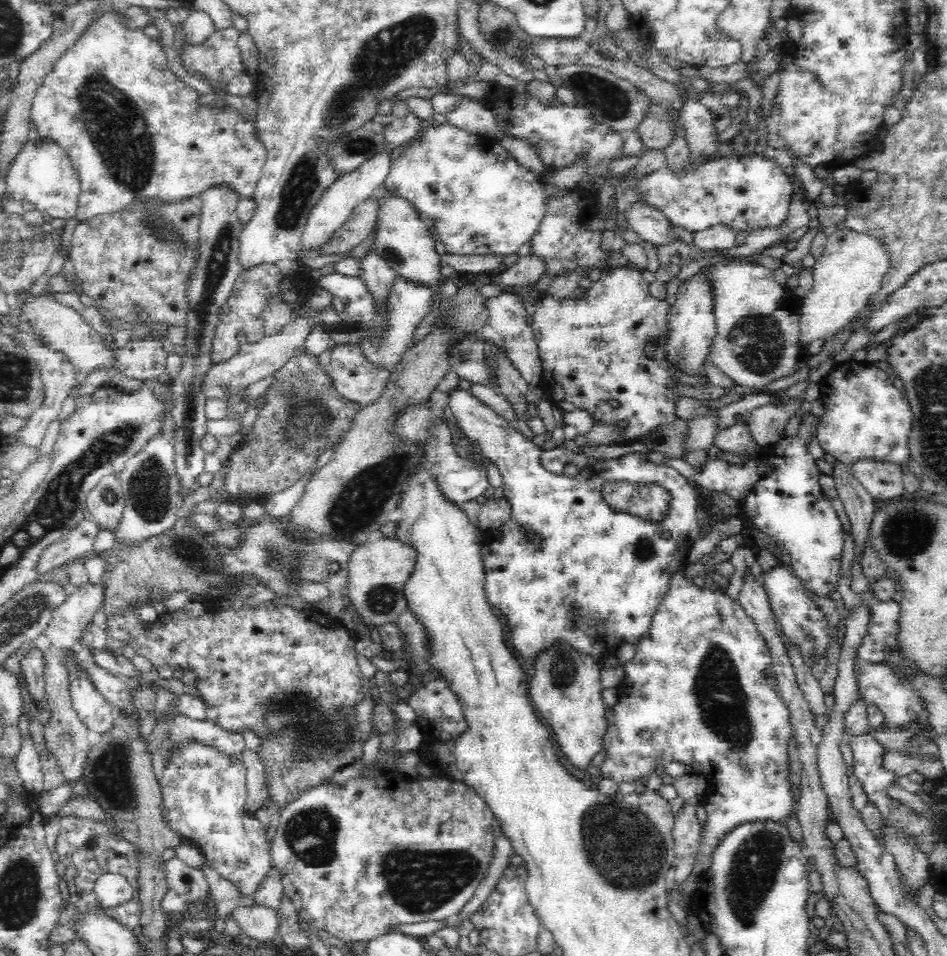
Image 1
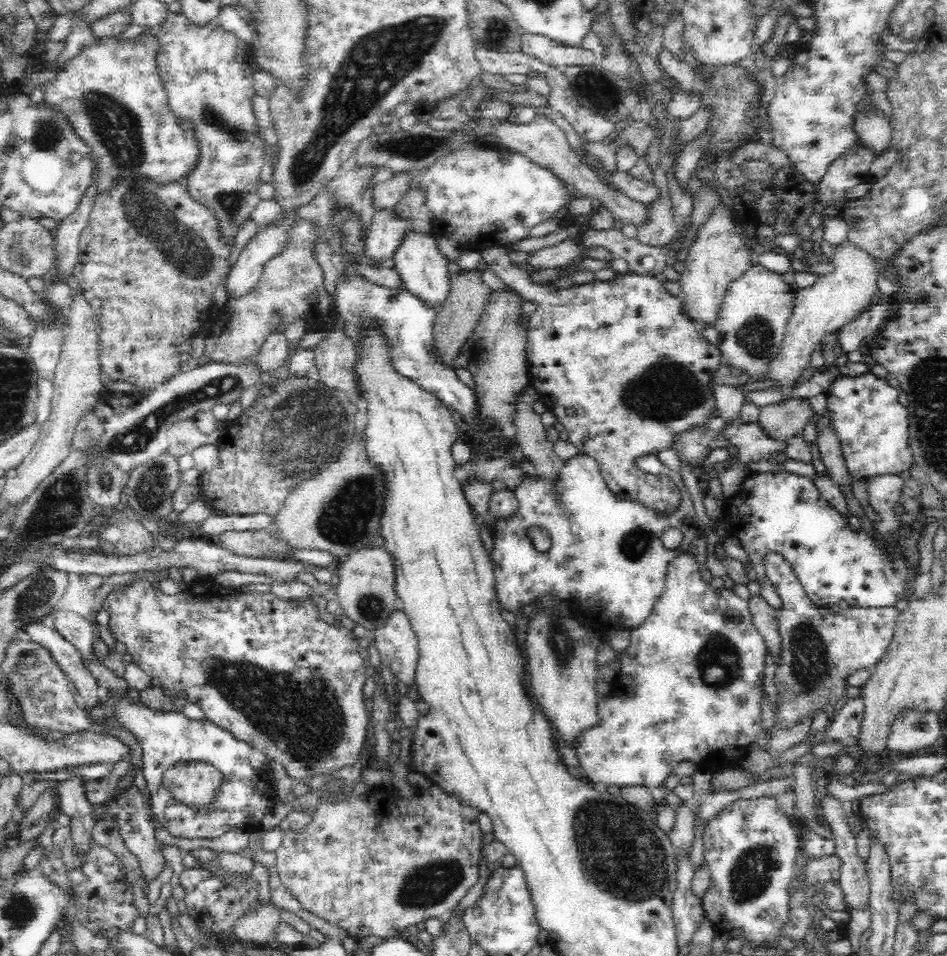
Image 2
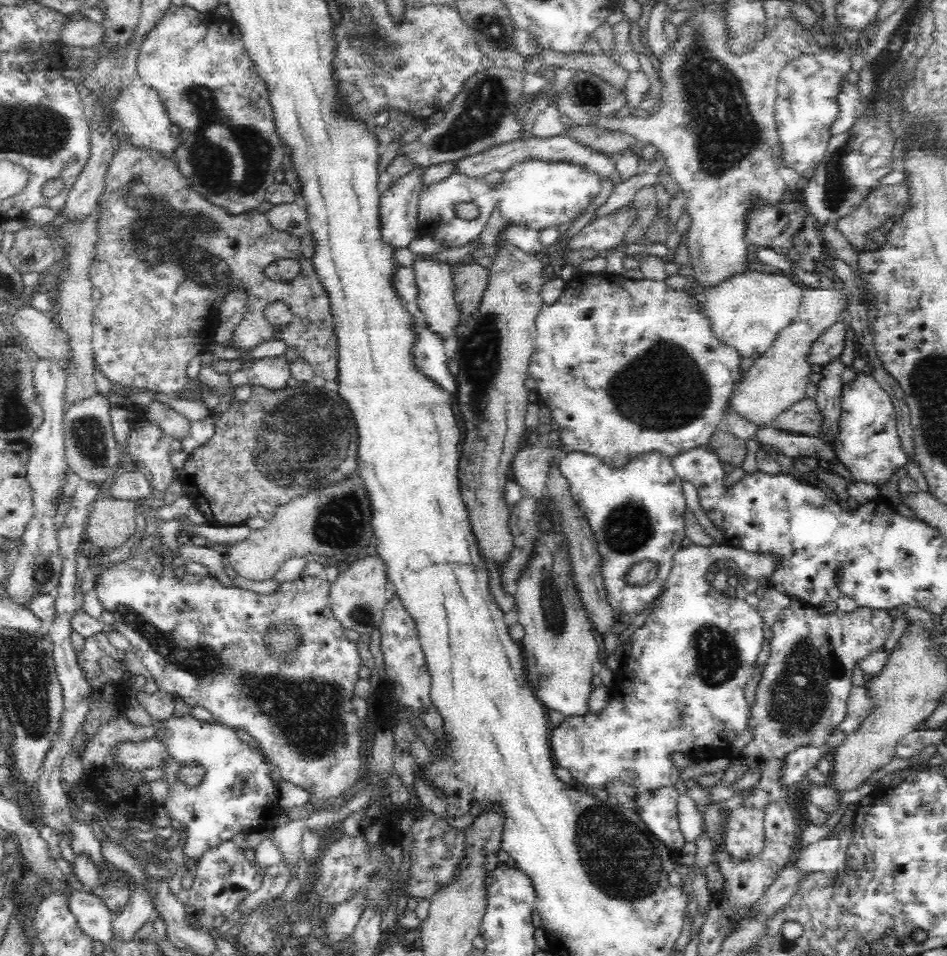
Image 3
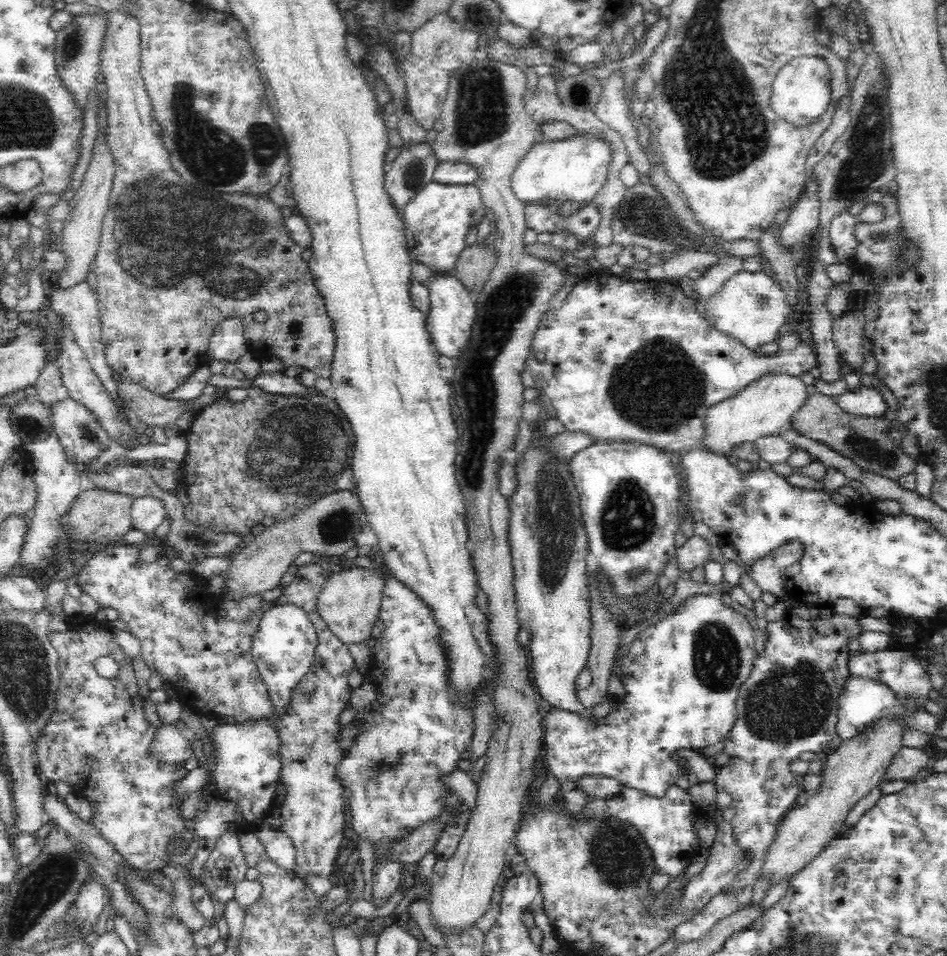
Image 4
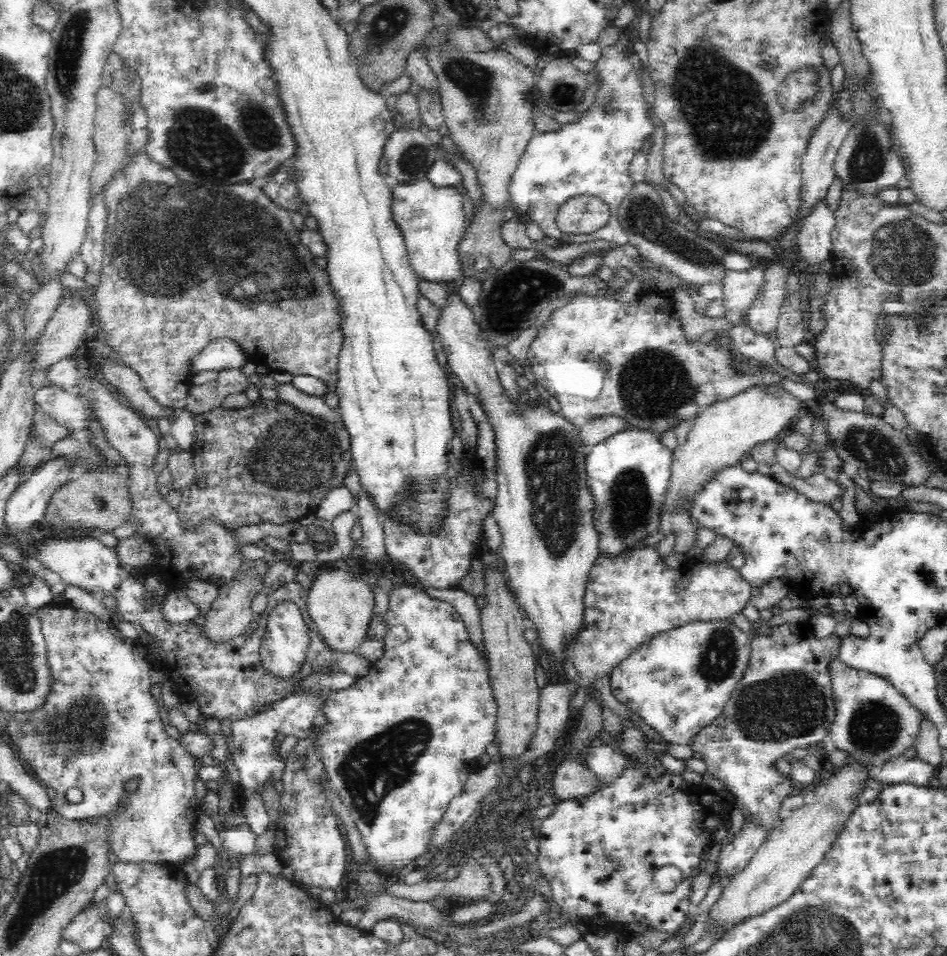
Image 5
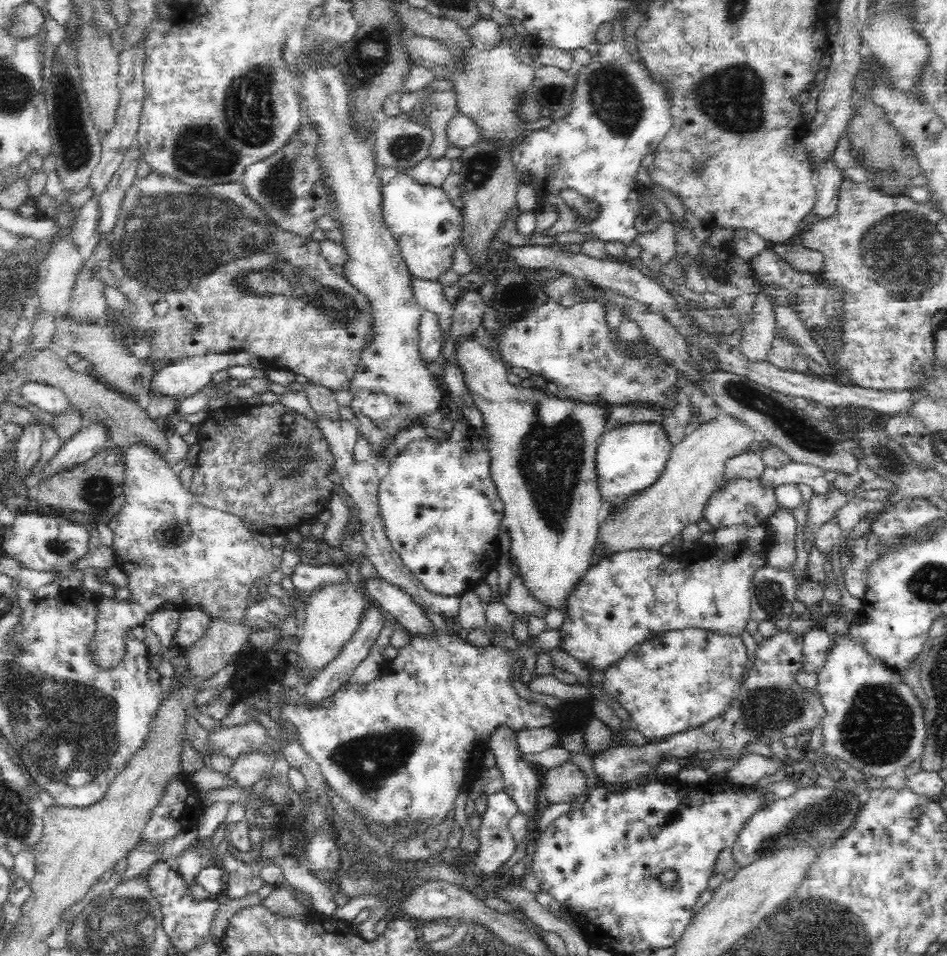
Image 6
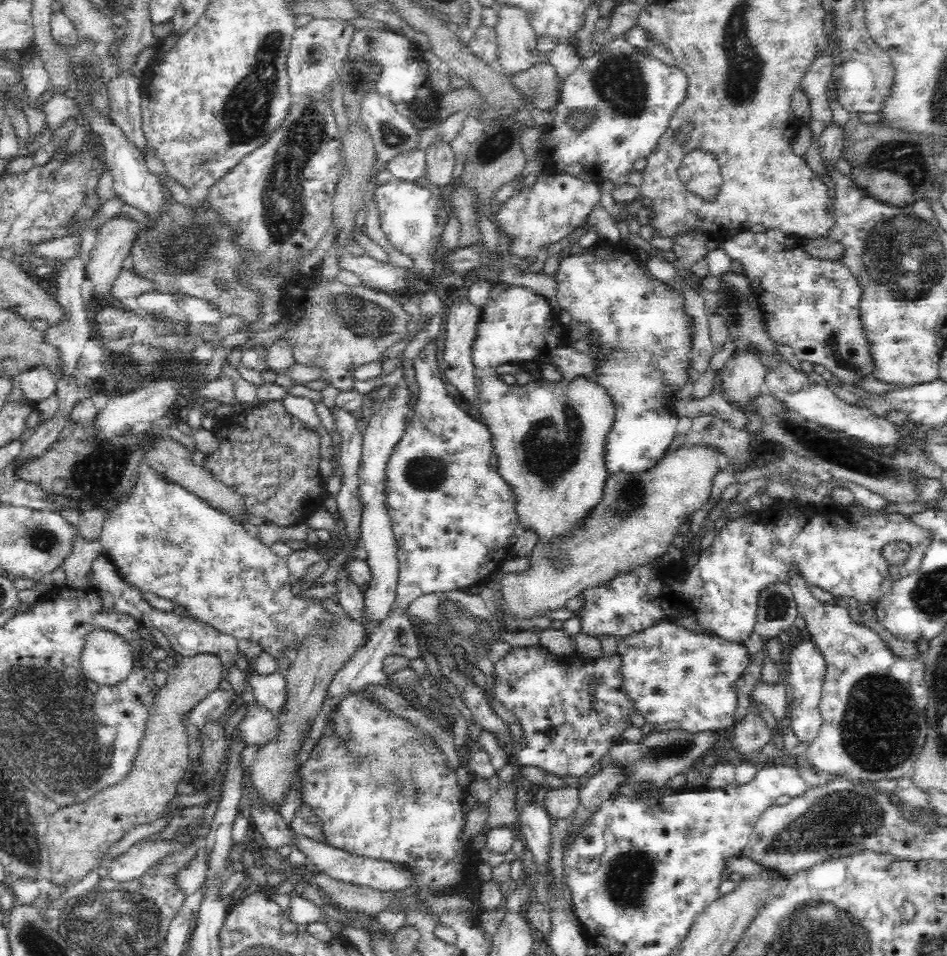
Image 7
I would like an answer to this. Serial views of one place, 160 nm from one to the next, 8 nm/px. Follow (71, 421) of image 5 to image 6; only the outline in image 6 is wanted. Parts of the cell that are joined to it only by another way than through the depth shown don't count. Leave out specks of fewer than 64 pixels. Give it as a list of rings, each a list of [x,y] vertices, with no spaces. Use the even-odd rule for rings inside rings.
[[[28,380],[22,384],[18,393],[21,399],[24,398],[26,402],[30,402],[30,404],[38,406],[40,410],[55,416],[68,411],[68,406],[71,405],[59,388],[38,381]]]

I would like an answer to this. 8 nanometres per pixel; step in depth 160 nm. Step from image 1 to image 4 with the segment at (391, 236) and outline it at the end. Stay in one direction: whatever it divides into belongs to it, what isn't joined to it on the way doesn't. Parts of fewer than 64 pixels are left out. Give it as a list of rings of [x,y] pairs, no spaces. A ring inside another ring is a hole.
[[[433,273],[427,288],[430,310],[427,313],[426,330],[430,334],[431,345],[436,347],[440,355],[456,360],[470,340],[477,314],[475,301],[453,274]]]

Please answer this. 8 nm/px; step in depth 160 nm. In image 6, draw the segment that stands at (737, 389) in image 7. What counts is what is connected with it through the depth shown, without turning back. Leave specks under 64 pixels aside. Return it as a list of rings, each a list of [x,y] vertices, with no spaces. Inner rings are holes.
[[[760,292],[756,296],[753,324],[747,324],[737,350],[750,362],[766,362],[775,340],[775,315],[772,302],[767,294]]]

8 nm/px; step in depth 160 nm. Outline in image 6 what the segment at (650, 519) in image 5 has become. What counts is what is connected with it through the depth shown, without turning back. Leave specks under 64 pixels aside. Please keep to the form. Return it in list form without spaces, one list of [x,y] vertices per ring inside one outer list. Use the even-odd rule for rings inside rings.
[[[660,422],[618,425],[605,432],[600,438],[595,460],[602,500],[612,508],[656,482],[664,470],[672,447]]]

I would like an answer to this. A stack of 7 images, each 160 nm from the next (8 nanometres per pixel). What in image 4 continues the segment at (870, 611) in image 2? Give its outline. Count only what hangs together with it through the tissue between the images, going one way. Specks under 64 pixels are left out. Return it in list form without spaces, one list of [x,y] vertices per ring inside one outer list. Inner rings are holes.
[[[788,610],[784,616],[783,621],[768,623],[766,629],[766,642],[764,642],[764,650],[762,653],[757,655],[754,658],[754,664],[752,670],[748,676],[748,680],[742,684],[740,689],[738,700],[736,700],[736,708],[738,709],[738,720],[736,724],[732,727],[732,730],[729,732],[728,736],[725,736],[724,748],[722,753],[714,756],[714,768],[716,772],[716,784],[732,797],[732,806],[735,809],[735,816],[732,818],[732,837],[736,841],[736,846],[741,848],[742,855],[745,856],[747,865],[744,868],[741,868],[739,871],[735,872],[734,878],[726,885],[726,888],[722,890],[722,893],[728,894],[728,896],[737,897],[746,886],[750,884],[755,884],[760,878],[760,872],[766,864],[766,854],[768,854],[770,844],[774,843],[775,837],[777,836],[777,830],[781,820],[784,818],[785,814],[793,809],[798,796],[800,793],[800,786],[796,782],[796,774],[791,770],[791,764],[795,759],[799,758],[799,755],[802,752],[822,752],[826,747],[829,747],[829,744],[837,734],[837,716],[839,711],[839,696],[841,695],[842,690],[846,688],[848,680],[851,678],[851,674],[848,668],[849,660],[849,650],[848,644],[850,640],[858,640],[864,632],[862,624],[860,624],[860,618],[851,618],[848,615],[839,615],[838,613],[833,612],[832,615],[827,615],[827,617],[818,616],[814,620],[803,620],[800,616]]]

